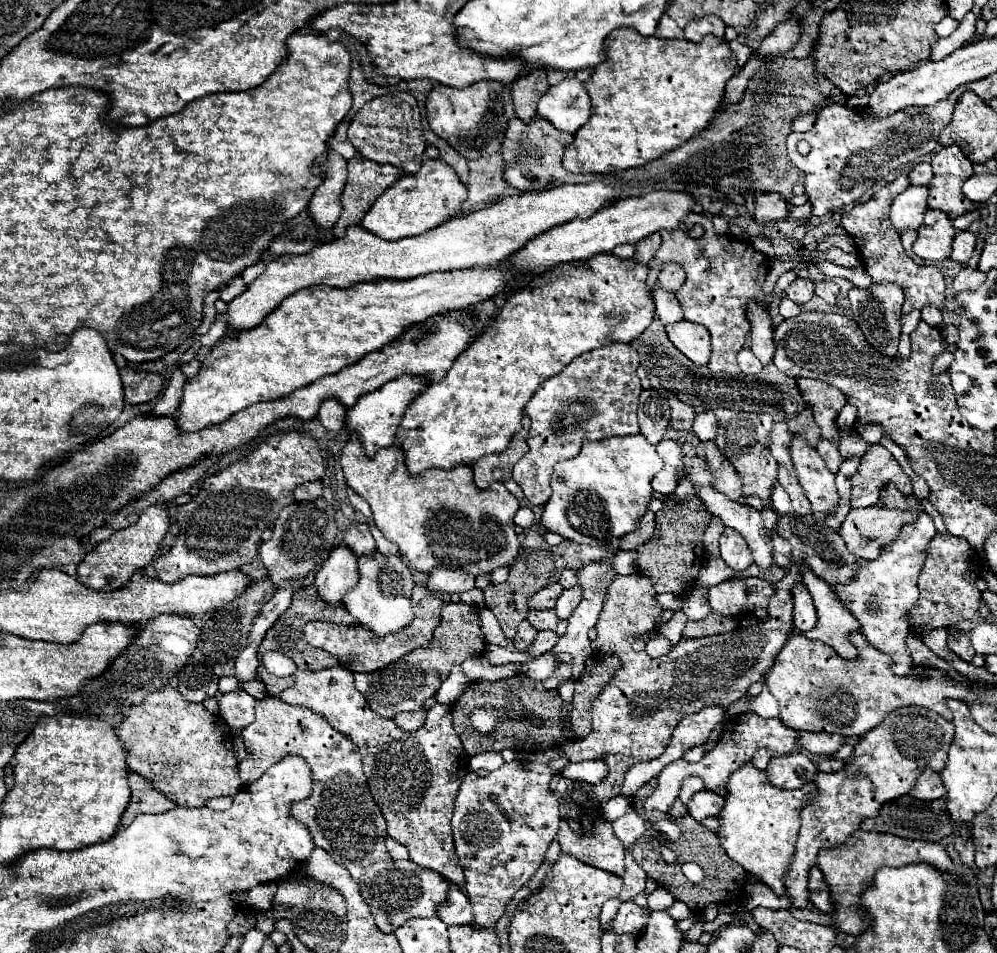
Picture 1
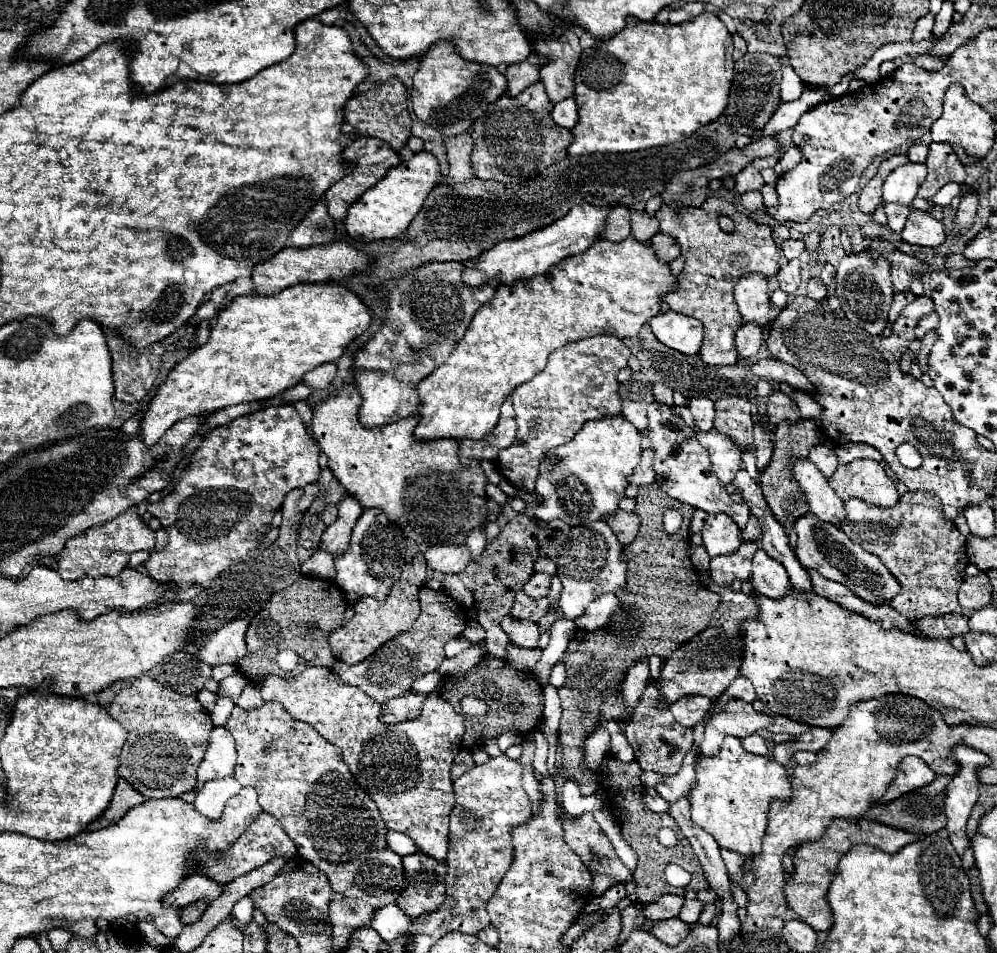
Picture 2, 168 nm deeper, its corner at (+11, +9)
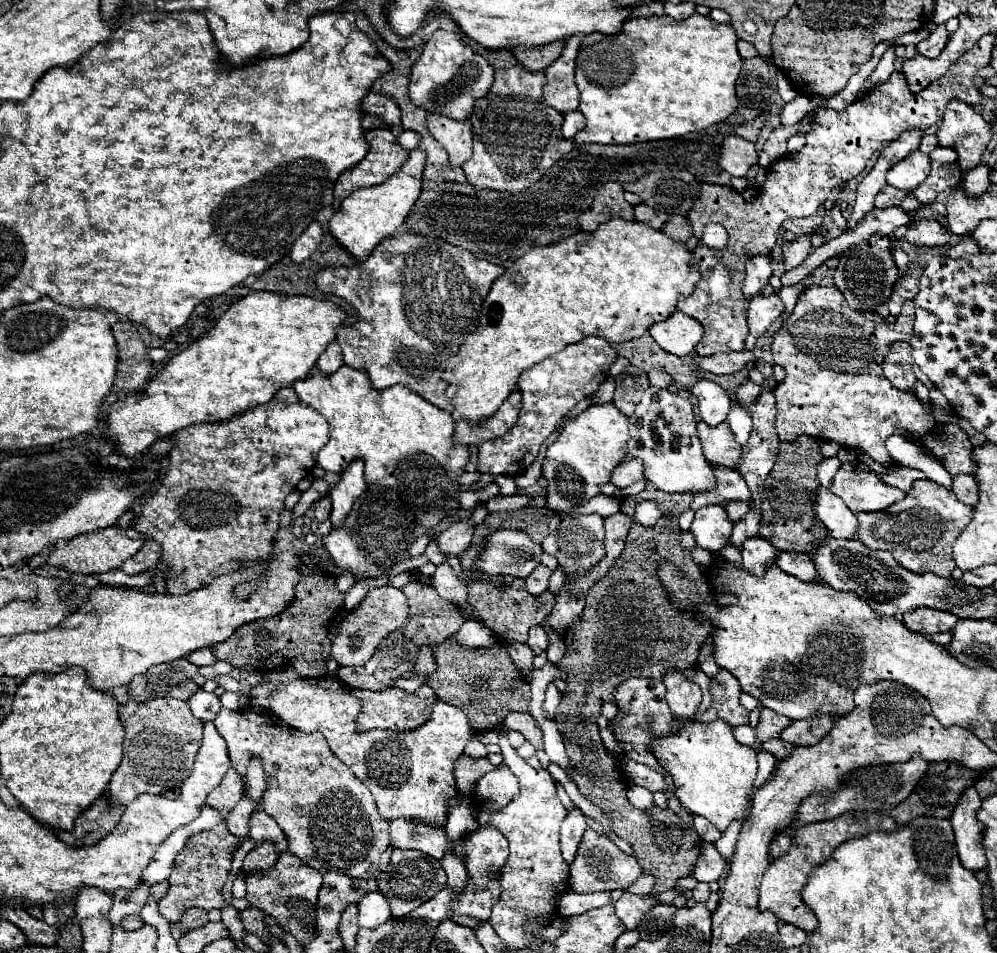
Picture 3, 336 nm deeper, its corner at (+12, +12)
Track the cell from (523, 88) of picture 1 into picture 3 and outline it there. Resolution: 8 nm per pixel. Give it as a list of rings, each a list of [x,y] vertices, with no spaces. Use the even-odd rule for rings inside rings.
[[[561,39],[557,43],[549,43],[545,47],[535,47],[533,51],[525,51],[523,47],[517,47],[517,51],[513,51],[513,55],[517,57],[517,63],[521,67],[525,67],[527,71],[545,71],[561,55],[563,43],[565,43],[565,39]]]

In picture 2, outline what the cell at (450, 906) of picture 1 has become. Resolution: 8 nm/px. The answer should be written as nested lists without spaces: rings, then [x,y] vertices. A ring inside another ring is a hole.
[[[416,852],[404,856],[402,866],[406,874],[406,890],[402,890],[396,906],[410,918],[438,910],[446,896],[446,864]]]

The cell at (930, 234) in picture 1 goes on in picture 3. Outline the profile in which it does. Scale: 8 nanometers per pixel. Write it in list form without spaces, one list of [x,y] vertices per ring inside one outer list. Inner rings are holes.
[[[921,219],[907,227],[905,239],[913,245],[945,245],[949,241],[949,231],[935,219]]]

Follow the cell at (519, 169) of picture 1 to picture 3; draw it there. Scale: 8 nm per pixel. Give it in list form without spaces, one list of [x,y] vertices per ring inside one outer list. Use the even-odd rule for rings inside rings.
[[[519,65],[495,73],[491,89],[475,103],[469,117],[473,125],[473,155],[463,165],[463,171],[473,187],[509,193],[523,191],[573,149],[573,141],[561,135],[561,113],[543,99],[543,85],[543,73],[523,71]]]

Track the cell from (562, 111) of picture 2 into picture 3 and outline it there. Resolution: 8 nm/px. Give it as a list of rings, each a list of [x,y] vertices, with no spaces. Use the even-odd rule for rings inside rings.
[[[567,111],[567,113],[563,113],[561,133],[563,133],[565,139],[573,139],[573,135],[577,131],[581,131],[581,127],[585,127],[585,117],[579,111]]]

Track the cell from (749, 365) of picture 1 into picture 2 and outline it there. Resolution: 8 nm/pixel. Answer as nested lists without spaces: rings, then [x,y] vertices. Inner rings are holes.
[[[746,322],[736,332],[736,348],[742,360],[754,358],[762,344],[762,328],[756,322]]]

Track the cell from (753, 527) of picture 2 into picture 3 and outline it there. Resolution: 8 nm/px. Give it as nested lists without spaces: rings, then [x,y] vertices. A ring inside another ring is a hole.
[[[727,503],[727,505],[725,505],[725,511],[729,513],[729,519],[731,519],[733,523],[737,523],[739,519],[743,519],[743,515],[747,515],[749,505],[747,505],[747,503]]]

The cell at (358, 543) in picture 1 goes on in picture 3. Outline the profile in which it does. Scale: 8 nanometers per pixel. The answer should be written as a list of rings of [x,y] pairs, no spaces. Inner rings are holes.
[[[329,497],[319,499],[319,501],[315,503],[313,511],[315,511],[315,519],[317,519],[319,523],[327,521],[327,519],[329,519],[329,513],[331,513],[331,499],[329,499]]]

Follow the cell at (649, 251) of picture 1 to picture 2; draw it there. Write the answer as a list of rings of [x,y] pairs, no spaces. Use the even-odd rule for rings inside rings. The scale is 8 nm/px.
[[[634,210],[632,212],[632,236],[640,242],[648,242],[660,230],[658,220],[646,212]]]

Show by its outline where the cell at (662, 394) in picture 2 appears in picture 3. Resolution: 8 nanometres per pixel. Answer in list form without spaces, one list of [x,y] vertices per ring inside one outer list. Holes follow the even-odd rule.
[[[649,371],[647,377],[649,377],[649,383],[659,387],[659,389],[667,389],[671,385],[671,377],[667,373],[663,373],[663,371]]]

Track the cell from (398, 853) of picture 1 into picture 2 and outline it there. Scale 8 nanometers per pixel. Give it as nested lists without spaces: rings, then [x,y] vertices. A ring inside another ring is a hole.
[[[394,830],[388,832],[388,846],[390,846],[396,854],[400,854],[400,856],[418,852],[418,846],[414,846],[414,842],[412,842],[412,838],[410,838],[408,834],[394,832]]]

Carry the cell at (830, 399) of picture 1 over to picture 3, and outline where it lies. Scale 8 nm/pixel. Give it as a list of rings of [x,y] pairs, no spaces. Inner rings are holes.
[[[739,351],[739,353],[717,353],[709,357],[699,357],[697,365],[709,373],[715,375],[729,375],[745,369],[747,365],[753,363],[753,353],[751,351]]]

